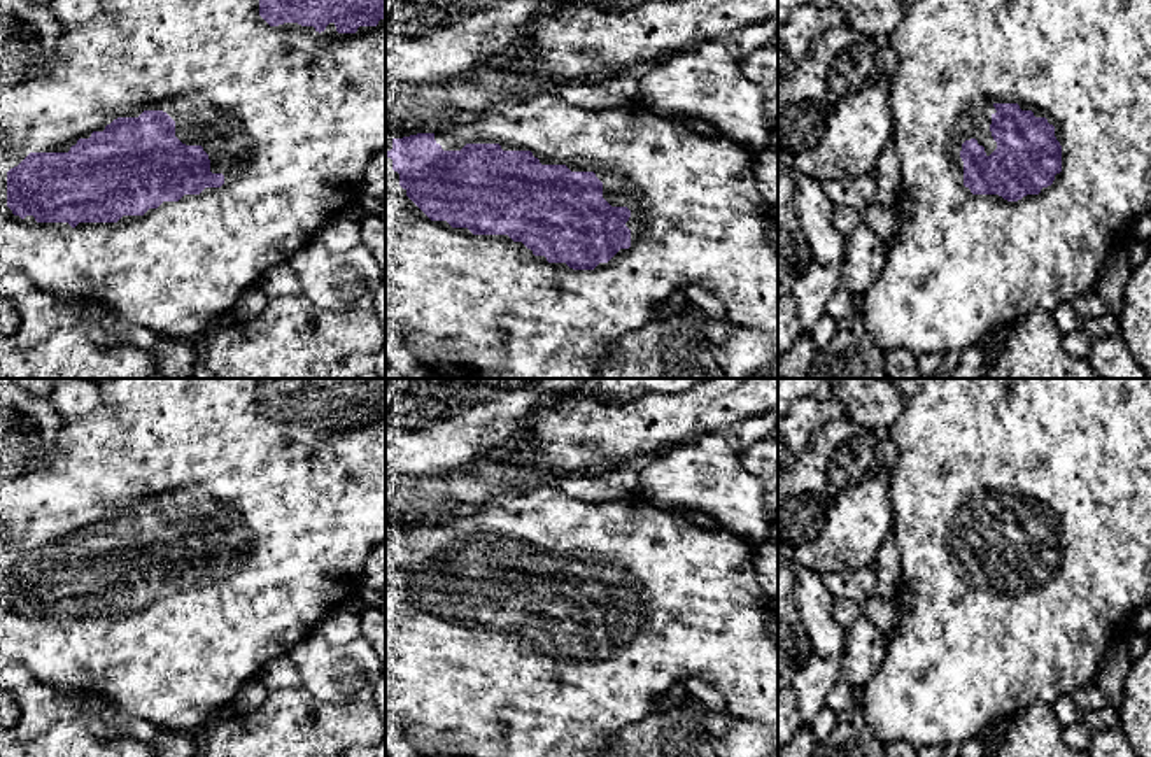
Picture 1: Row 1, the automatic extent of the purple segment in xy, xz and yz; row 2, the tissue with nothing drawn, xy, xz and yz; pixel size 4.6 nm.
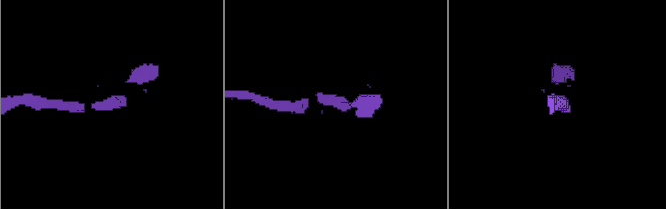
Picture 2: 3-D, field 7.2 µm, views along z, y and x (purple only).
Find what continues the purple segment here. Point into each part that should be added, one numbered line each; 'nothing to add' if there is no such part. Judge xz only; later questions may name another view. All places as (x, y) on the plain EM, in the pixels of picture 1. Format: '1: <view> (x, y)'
1: xz (698, 608)

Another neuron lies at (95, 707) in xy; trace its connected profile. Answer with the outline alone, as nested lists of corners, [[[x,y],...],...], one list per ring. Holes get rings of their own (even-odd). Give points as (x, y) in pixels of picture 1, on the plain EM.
[[[86,694],[84,699],[84,711],[88,713],[89,720],[96,720],[107,713],[119,710],[112,701],[98,694]]]

